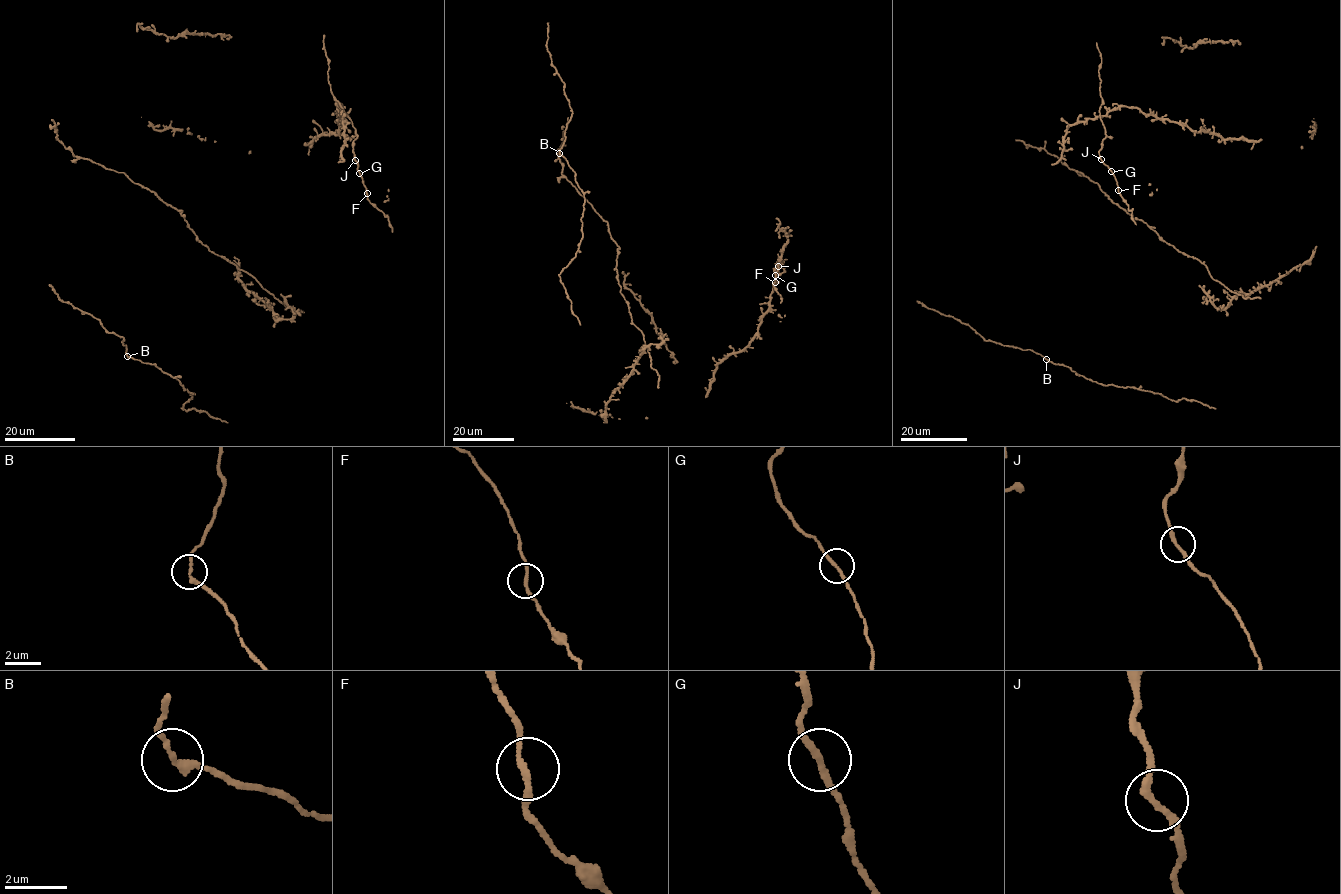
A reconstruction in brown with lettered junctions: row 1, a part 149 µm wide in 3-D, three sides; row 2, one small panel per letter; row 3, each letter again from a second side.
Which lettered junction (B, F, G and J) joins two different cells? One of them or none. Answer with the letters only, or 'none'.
none

